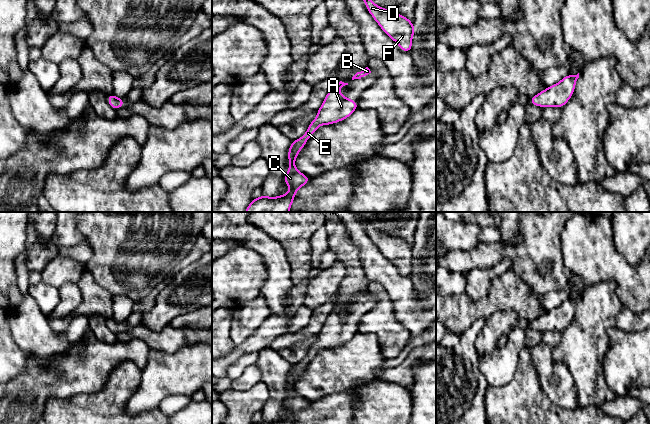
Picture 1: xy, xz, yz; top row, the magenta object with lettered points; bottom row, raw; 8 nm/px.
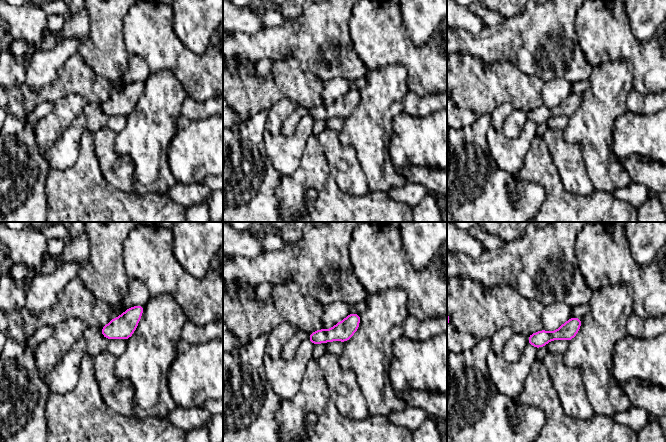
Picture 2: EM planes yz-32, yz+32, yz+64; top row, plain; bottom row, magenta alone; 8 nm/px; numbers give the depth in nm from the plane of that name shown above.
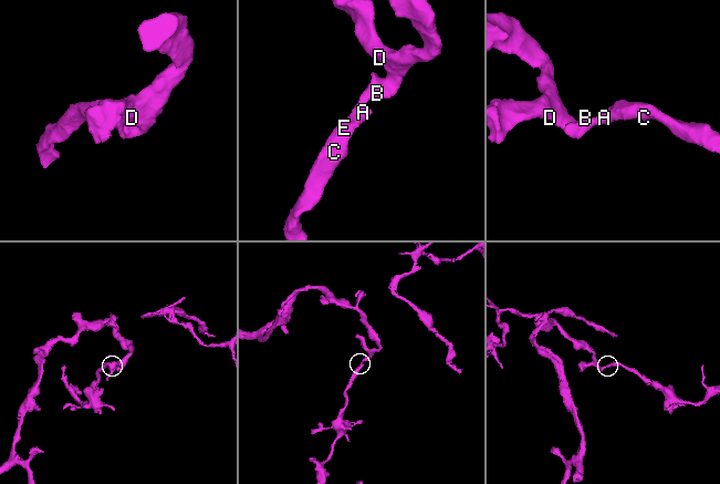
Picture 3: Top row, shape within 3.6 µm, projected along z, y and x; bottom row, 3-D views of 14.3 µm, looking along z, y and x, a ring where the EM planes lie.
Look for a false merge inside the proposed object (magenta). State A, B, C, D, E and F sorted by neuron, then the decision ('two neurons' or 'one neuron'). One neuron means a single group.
A B C D E F | one neuron

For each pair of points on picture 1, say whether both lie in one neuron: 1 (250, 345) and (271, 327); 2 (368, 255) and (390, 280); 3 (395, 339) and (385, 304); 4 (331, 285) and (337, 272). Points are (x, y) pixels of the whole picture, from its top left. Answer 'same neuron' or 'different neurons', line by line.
1: same neuron
2: same neuron
3: same neuron
4: same neuron

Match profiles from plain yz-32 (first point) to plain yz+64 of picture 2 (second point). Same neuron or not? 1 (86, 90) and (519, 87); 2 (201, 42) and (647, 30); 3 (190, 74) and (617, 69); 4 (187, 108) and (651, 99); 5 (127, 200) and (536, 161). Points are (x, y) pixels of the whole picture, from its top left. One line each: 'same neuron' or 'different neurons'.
1: same neuron
2: same neuron
3: different neurons
4: same neuron
5: same neuron

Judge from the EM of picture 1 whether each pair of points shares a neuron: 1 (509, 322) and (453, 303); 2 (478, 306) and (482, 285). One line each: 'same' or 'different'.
1: different
2: different

